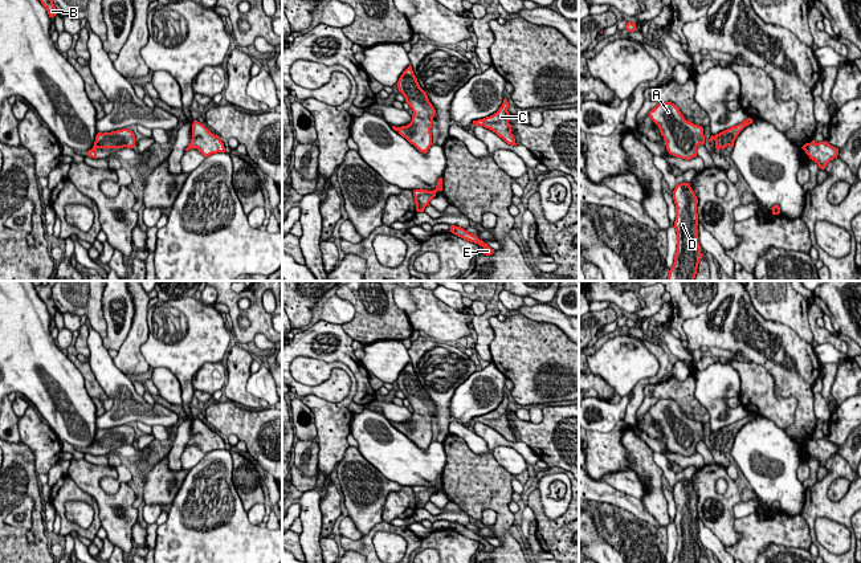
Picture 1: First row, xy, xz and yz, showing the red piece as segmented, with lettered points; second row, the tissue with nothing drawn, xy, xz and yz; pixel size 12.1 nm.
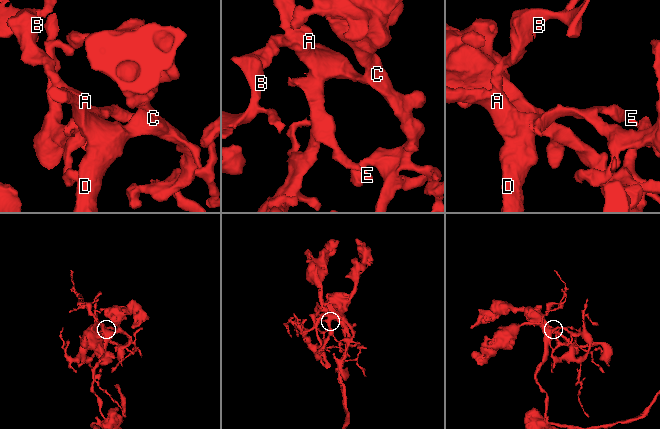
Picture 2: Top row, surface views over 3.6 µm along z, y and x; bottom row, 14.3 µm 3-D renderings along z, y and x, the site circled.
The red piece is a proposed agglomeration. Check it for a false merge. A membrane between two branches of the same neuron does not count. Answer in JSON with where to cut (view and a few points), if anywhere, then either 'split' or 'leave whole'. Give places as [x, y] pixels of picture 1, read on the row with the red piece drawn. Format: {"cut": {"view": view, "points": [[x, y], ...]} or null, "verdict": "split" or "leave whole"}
{"cut": null, "verdict": "leave whole"}

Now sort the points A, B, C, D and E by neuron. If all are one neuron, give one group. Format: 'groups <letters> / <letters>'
groups A B C D E

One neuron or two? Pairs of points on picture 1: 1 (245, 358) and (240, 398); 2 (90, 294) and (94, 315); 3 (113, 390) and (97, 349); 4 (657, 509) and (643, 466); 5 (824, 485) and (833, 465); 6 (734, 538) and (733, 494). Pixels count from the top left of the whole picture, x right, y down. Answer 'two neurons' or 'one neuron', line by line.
1: one neuron
2: one neuron
3: one neuron
4: one neuron
5: one neuron
6: one neuron

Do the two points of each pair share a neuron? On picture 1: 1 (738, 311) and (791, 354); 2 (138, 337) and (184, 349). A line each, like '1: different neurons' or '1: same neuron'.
1: same neuron
2: different neurons

